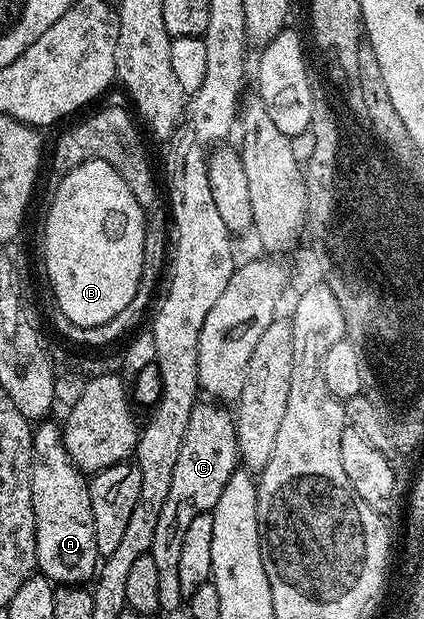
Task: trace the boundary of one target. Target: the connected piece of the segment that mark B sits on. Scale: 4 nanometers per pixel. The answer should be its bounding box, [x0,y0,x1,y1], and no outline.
[44,161,144,329]

